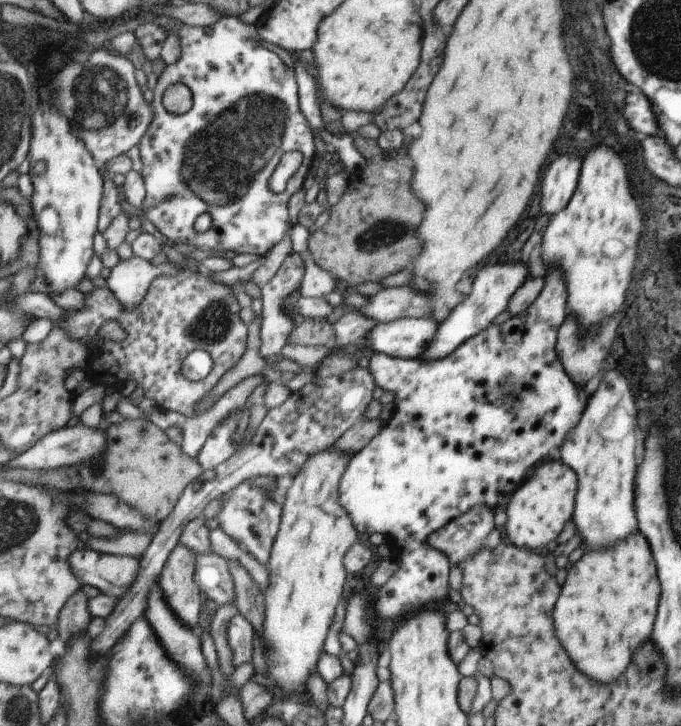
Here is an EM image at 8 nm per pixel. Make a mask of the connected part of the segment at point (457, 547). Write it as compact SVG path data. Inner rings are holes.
M487 504L474 505L468 513L450 521L442 529L438 529L430 540L438 550L446 552L450 562L463 564L474 553L481 550L486 537L494 530L495 509Z

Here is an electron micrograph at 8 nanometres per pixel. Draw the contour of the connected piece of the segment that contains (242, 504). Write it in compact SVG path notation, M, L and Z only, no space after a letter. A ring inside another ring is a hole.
M240 483L223 499L222 509L217 516L220 528L239 540L247 553L262 566L268 568L271 550L281 523L281 506L268 496L263 487Z

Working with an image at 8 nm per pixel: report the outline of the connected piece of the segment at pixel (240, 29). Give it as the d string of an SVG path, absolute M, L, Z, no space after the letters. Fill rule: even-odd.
M222 17L218 22L207 27L195 27L181 23L171 29L179 36L181 53L174 64L166 65L162 73L157 76L157 84L153 89L154 97L151 102L153 121L139 142L140 158L143 164L142 176L146 191L141 206L144 221L151 231L154 231L158 236L165 236L172 243L188 243L212 251L232 250L236 253L266 256L269 250L274 250L274 246L282 246L282 242L286 242L286 238L290 238L290 230L294 230L295 222L290 222L287 202L294 192L304 189L302 186L306 186L306 178L314 176L314 159L318 158L318 144L314 142L314 132L310 128L308 118L300 110L300 92L298 92L295 70L286 66L286 58L282 58L282 54L278 54L278 50L274 50L274 46L270 46L270 42L266 42L266 39L259 35L258 23L256 22L246 23L240 17ZM174 83L185 84L190 89L193 98L193 105L190 110L181 115L170 114L162 102L165 88ZM294 150L302 152L302 163L288 179L285 190L281 193L274 193L268 187L268 180L278 166L282 154L294 152ZM204 212L211 215L211 225L206 232L198 234L198 232L194 232L193 223L195 218Z

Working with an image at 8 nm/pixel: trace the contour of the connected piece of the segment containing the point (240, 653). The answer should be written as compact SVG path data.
M236 614L227 626L230 648L235 668L252 660L252 626L243 615Z

